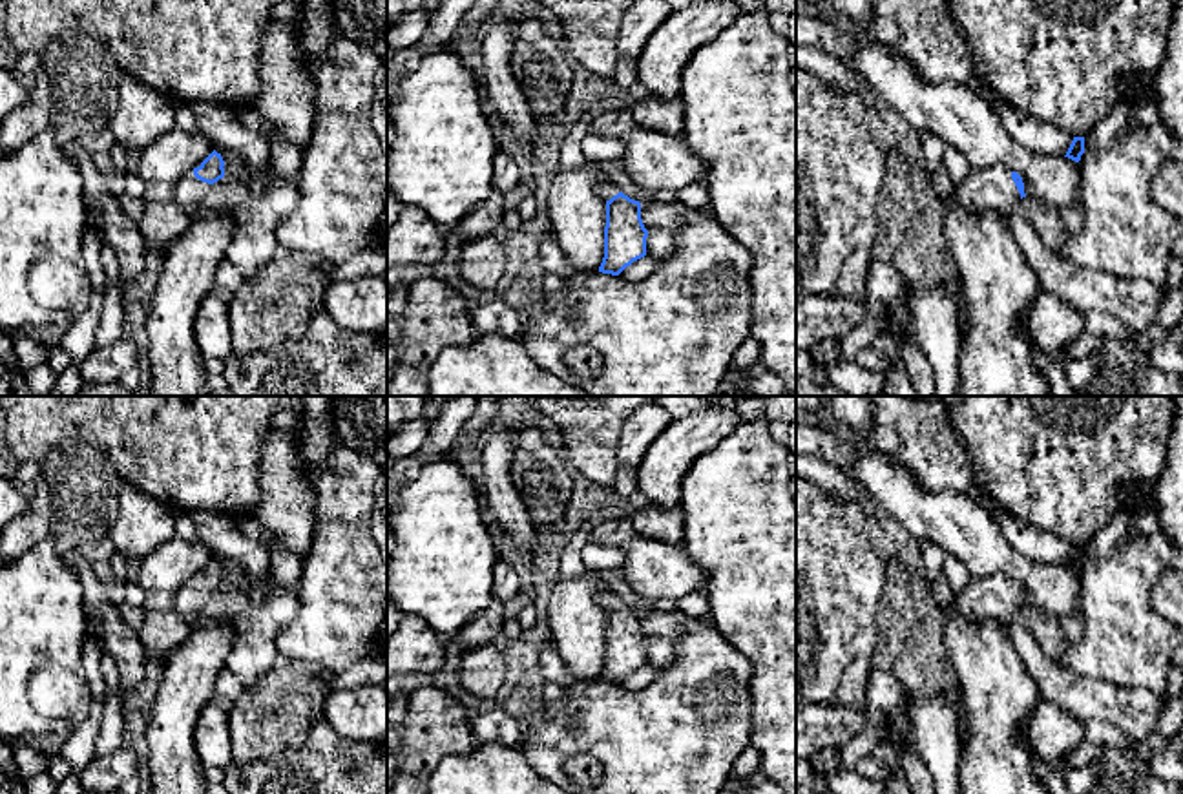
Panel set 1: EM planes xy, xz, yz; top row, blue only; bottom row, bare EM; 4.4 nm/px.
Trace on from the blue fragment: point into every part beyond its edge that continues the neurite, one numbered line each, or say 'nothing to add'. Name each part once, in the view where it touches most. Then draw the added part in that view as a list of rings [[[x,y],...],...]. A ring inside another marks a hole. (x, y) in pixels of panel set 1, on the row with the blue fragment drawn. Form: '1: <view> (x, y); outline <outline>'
1: xy (188, 192); outline [[[197,162],[192,170],[184,172],[173,186],[173,203],[190,214],[197,212],[203,206],[203,201],[212,186],[194,175],[194,170],[201,166],[201,162]]]

